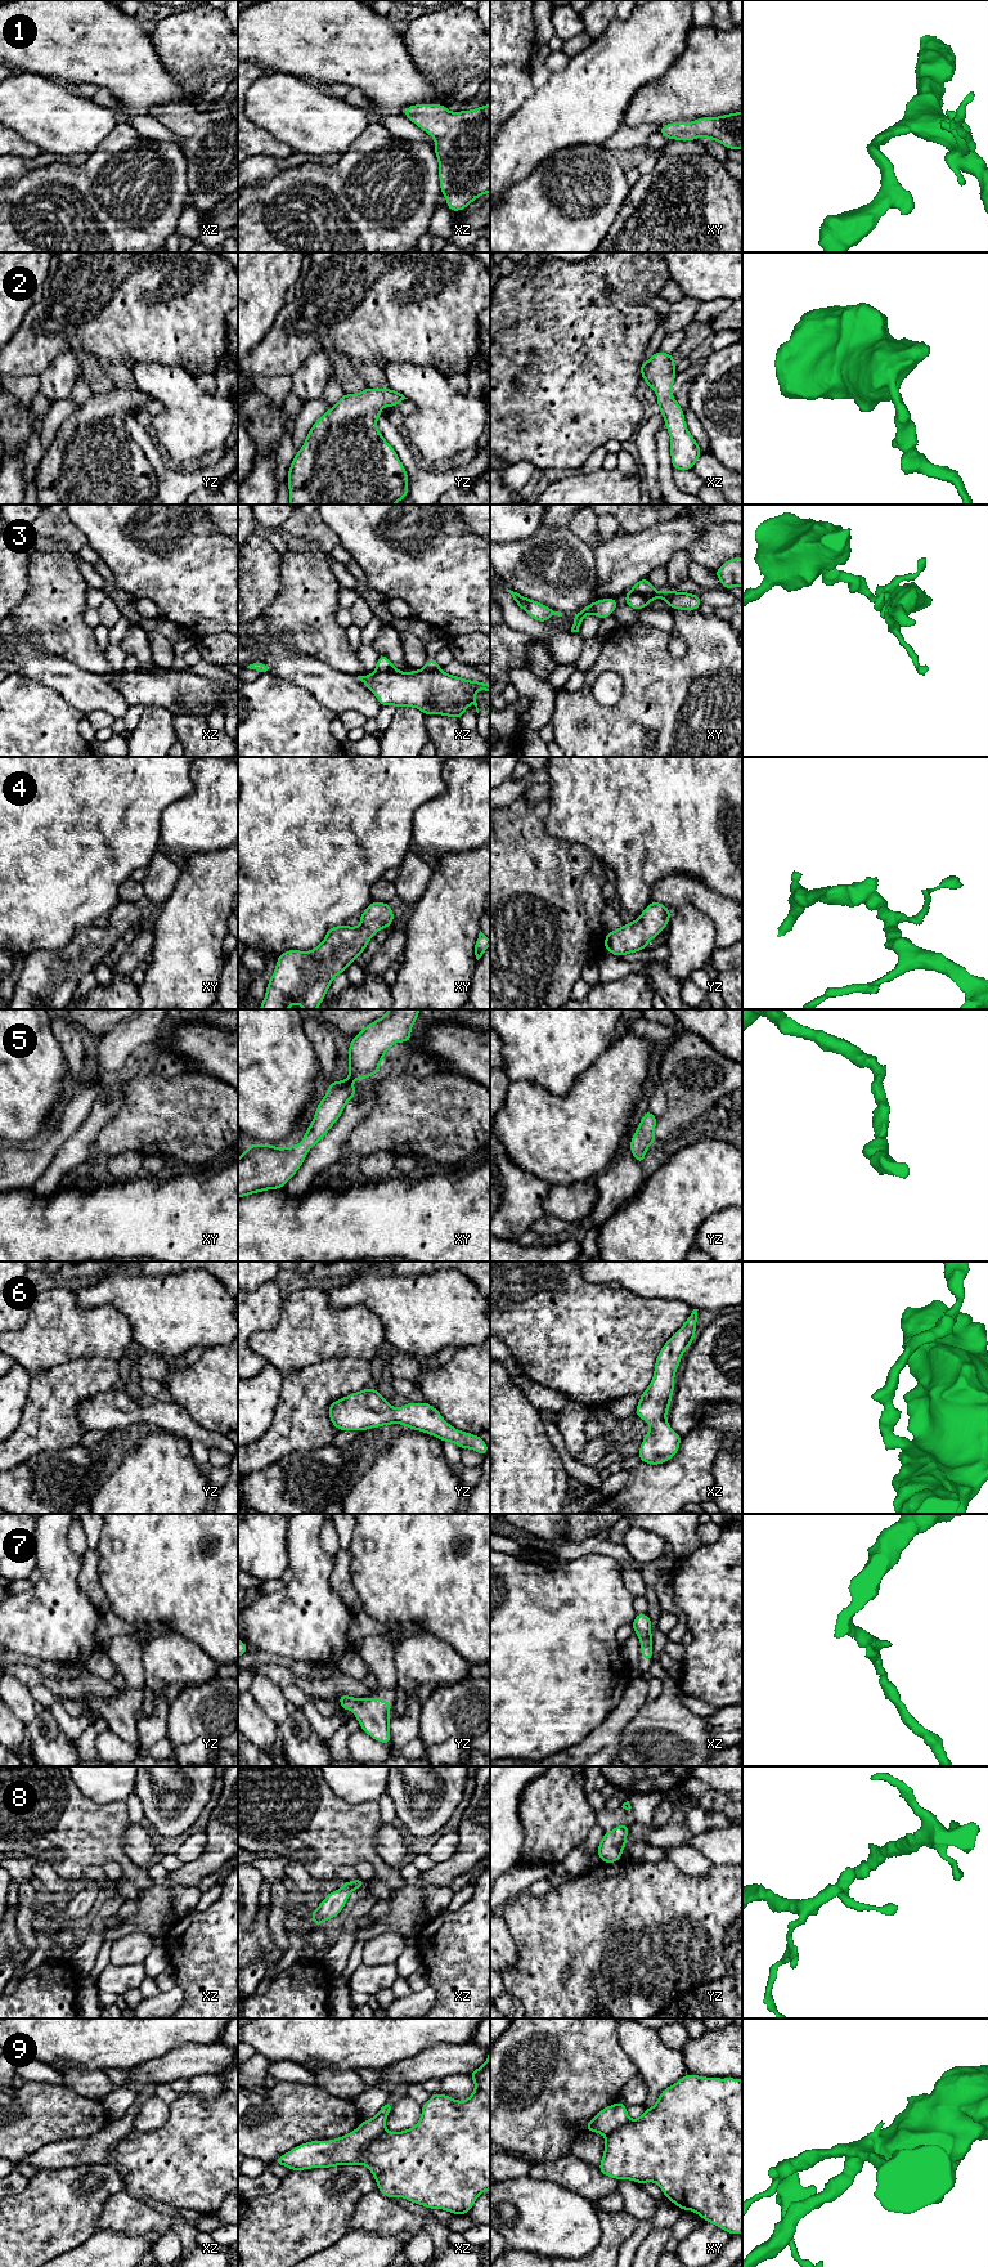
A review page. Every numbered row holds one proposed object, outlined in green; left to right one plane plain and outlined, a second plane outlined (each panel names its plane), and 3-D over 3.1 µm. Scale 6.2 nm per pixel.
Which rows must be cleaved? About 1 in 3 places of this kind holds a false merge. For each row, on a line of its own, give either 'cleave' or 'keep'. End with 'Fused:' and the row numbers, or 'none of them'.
1: keep
2: keep
3: cleave
4: keep
5: keep
6: keep
7: keep
8: keep
9: cleave
Fused: 3, 9

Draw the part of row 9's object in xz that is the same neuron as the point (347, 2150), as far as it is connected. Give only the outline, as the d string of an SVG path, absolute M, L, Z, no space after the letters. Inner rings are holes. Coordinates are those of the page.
M387 2101L373 2119L363 2123L346 2136L331 2141L304 2142L274 2160L274 2164L288 2167L291 2170L310 2168L331 2168L336 2165L365 2164L364 2150L386 2131L386 2118L392 2110Z

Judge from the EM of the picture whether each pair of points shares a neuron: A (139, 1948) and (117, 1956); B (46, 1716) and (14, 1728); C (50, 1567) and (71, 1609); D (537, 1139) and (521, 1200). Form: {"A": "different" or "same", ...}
{"A": "same", "B": "same", "C": "same", "D": "different"}

